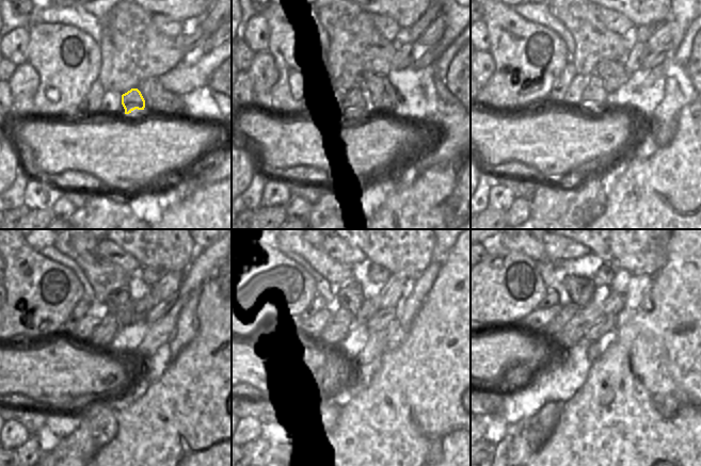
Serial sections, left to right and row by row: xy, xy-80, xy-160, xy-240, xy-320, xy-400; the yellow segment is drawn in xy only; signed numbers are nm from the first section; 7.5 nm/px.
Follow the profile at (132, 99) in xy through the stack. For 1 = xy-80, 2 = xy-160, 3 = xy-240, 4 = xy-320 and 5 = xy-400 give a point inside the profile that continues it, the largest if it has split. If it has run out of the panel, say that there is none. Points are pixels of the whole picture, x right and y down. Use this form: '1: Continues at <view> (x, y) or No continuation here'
1: Continues at xy-80 (359, 95)
2: Continues at xy-160 (593, 97)
3: Continues at xy-240 (104, 333)
4: Continues at xy-320 (335, 330)
5: Continues at xy-400 (566, 312)

